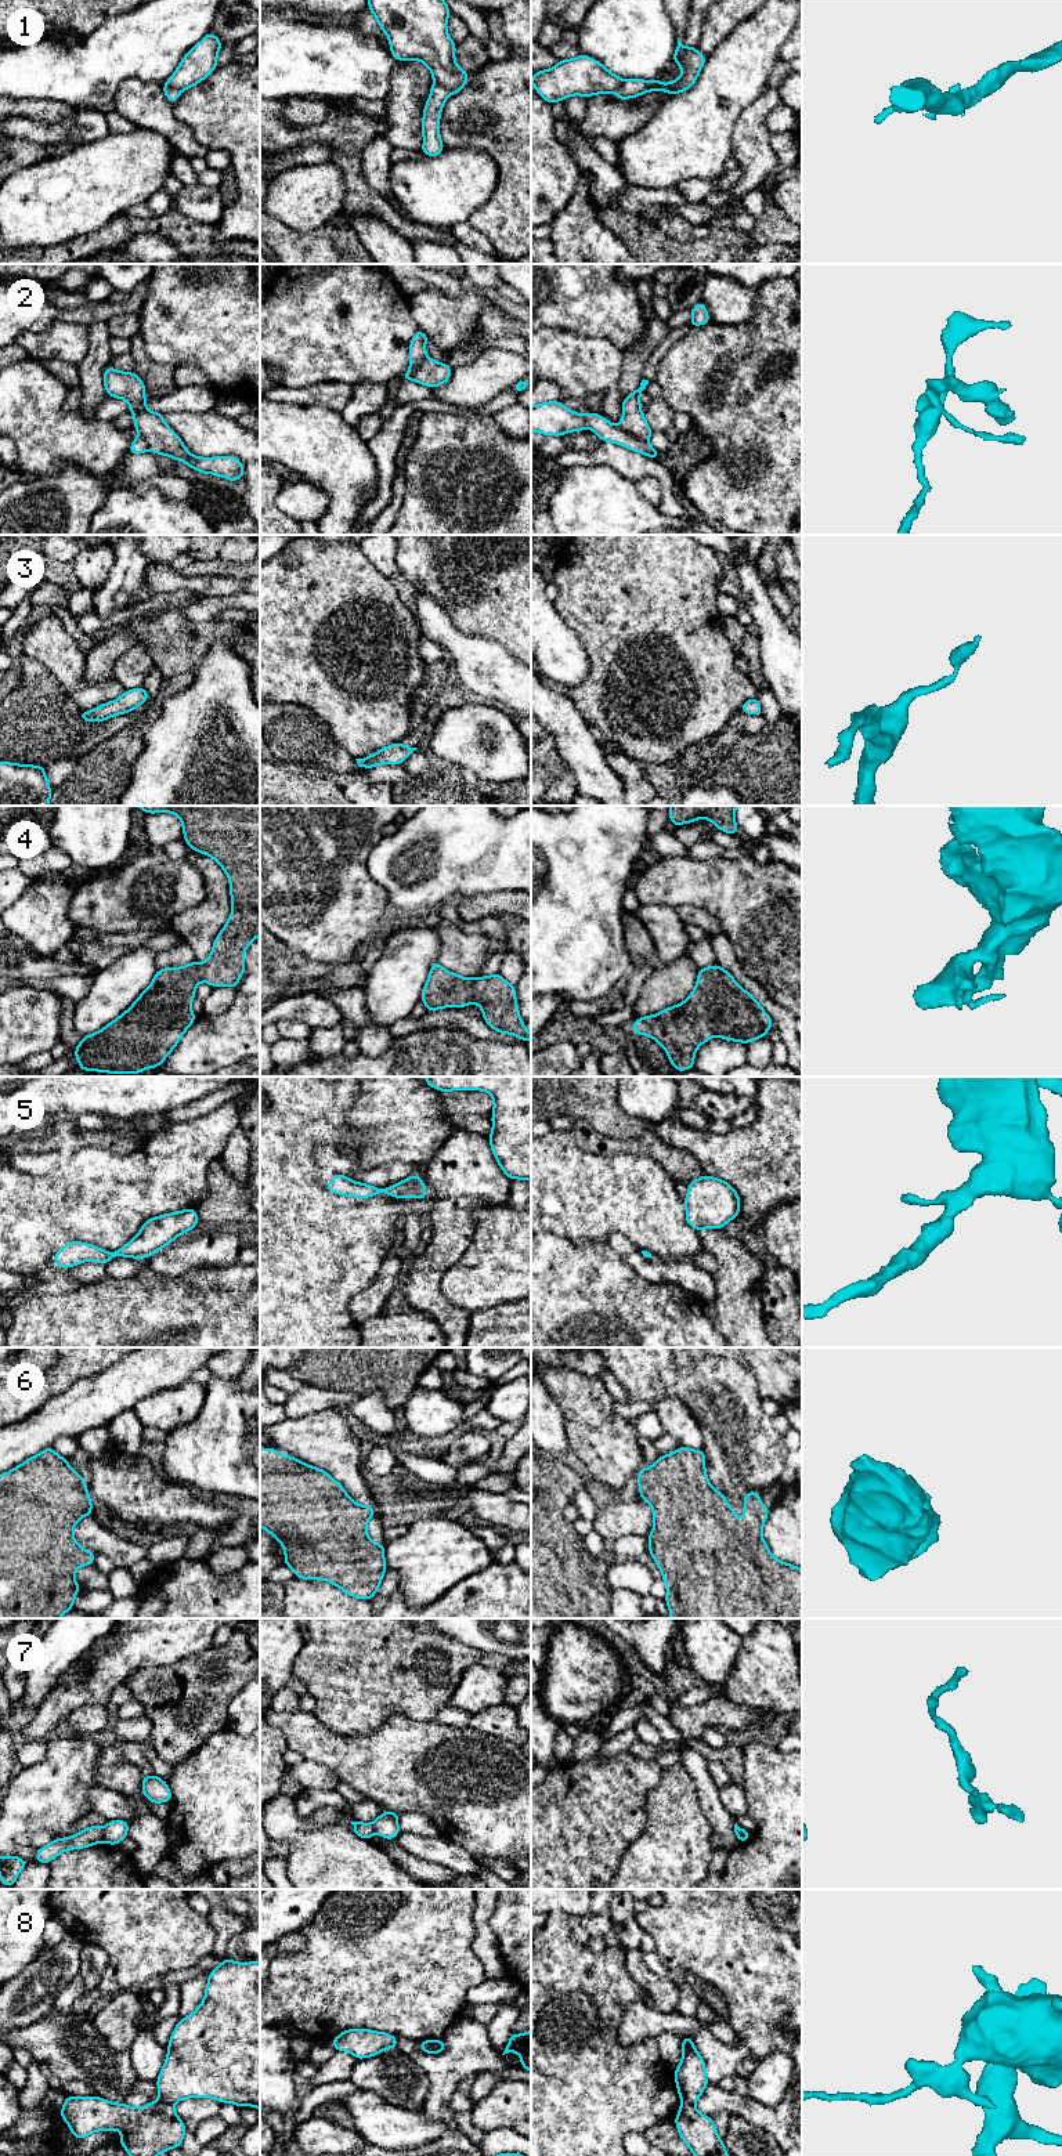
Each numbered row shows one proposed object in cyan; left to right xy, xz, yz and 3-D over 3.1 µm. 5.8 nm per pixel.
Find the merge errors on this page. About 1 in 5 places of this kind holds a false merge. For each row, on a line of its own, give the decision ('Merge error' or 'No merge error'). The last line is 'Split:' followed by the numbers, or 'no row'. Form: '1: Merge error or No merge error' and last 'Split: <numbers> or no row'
1: Merge error
2: Merge error
3: No merge error
4: No merge error
5: Merge error
6: No merge error
7: No merge error
8: Merge error
Split: 1, 2, 5, 8

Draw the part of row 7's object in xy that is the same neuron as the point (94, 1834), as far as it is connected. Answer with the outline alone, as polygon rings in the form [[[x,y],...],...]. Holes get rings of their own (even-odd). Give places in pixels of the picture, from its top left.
[[[109,1820],[104,1828],[91,1826],[72,1837],[55,1838],[48,1845],[40,1848],[35,1857],[39,1863],[50,1863],[65,1851],[82,1849],[100,1842],[118,1845],[127,1837],[127,1831],[129,1823],[126,1820]]]

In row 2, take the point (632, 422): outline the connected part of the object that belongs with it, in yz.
[[[643,379],[639,388],[622,401],[624,415],[618,426],[622,431],[646,442],[649,442],[653,430],[649,427],[640,409],[640,393],[646,390],[647,384],[649,380]]]

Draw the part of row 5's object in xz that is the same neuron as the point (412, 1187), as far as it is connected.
[[[413,1175],[402,1182],[390,1187],[390,1193],[397,1198],[423,1198],[427,1200],[426,1186],[420,1179],[420,1175]]]

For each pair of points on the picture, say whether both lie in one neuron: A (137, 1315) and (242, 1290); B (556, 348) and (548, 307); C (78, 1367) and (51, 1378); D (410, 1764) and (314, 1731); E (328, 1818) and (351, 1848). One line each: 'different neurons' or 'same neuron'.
A: same neuron
B: different neurons
C: same neuron
D: same neuron
E: different neurons

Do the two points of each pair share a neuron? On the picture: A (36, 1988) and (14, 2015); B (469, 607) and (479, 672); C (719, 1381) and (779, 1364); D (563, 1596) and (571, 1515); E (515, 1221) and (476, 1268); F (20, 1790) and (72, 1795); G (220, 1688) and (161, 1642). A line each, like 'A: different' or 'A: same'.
A: same
B: different
C: different
D: different
E: same
F: same
G: different

